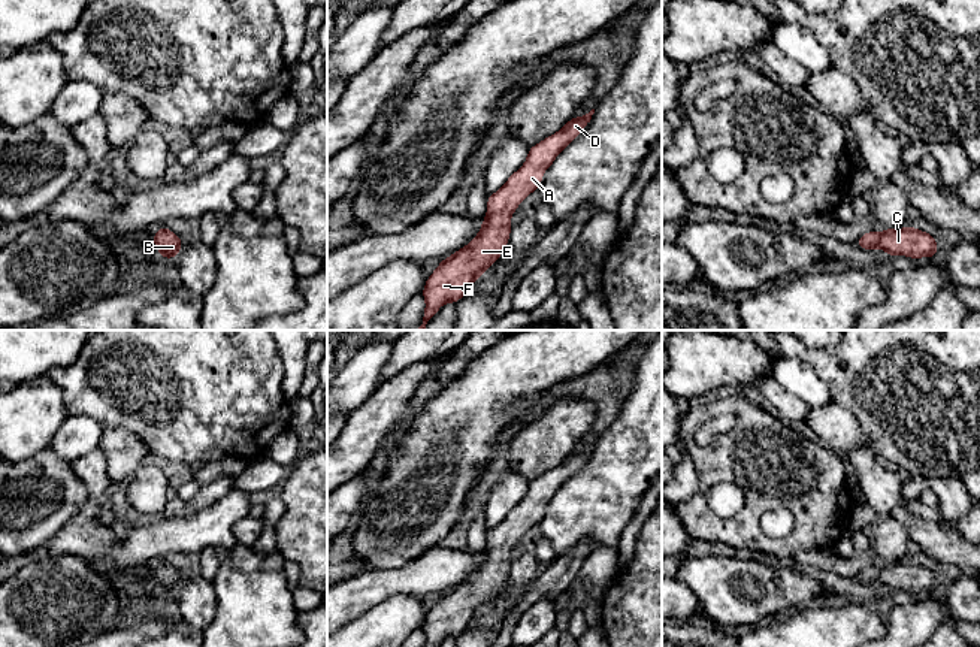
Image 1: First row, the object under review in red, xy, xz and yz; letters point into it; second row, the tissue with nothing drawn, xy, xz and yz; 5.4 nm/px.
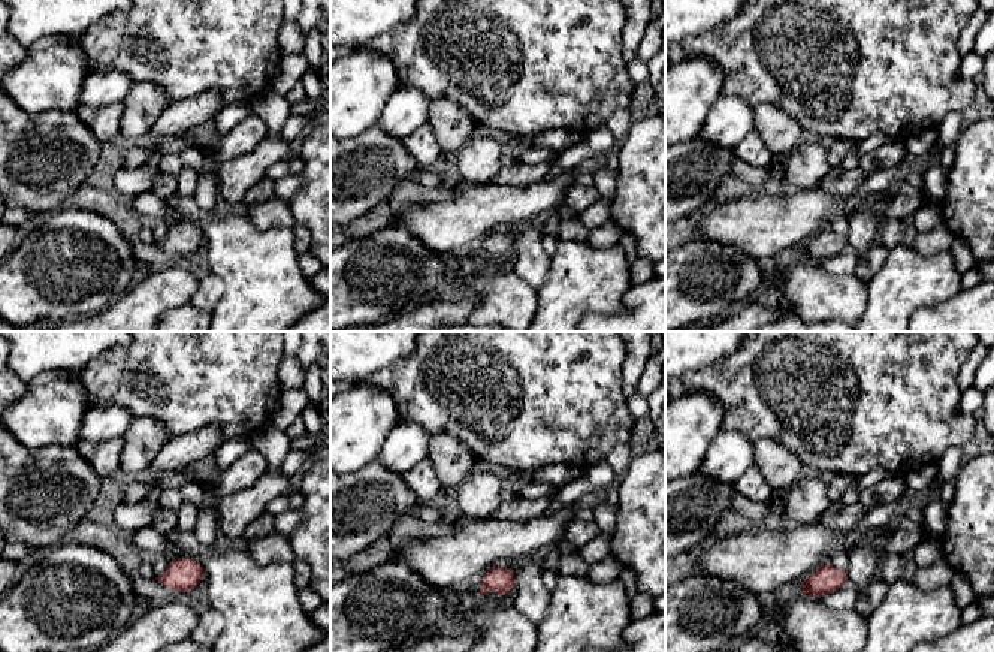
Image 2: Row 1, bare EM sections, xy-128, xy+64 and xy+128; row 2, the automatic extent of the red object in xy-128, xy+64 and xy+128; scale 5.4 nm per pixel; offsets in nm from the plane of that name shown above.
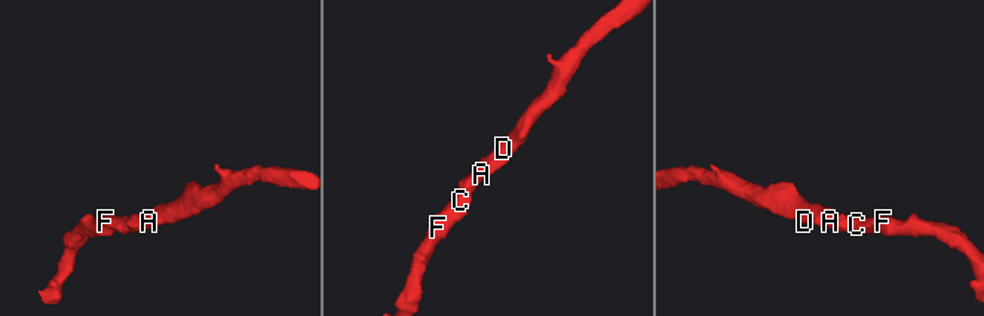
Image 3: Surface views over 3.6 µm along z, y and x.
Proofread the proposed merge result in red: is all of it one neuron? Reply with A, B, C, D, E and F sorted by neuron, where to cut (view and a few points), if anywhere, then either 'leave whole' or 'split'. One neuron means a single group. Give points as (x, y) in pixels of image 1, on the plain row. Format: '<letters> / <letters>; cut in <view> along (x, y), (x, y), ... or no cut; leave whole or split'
A B C D E F; no cut; leave whole

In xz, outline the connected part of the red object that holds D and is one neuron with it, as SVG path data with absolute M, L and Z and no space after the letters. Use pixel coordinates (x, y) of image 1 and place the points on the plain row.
M595 444L583 451L574 451L559 466L529 483L524 499L506 517L487 530L487 550L477 571L450 592L426 614L421 626L424 647L438 647L444 638L456 638L469 622L497 598L508 581L511 550L518 539L542 517L542 508L550 504L556 492L575 475L590 457Z

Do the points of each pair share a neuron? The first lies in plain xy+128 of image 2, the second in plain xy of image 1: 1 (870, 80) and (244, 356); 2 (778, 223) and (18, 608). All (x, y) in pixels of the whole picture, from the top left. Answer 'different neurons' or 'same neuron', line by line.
1: same neuron
2: different neurons

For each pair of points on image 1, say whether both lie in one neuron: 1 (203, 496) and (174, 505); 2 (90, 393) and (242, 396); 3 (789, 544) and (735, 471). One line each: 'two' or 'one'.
1: one
2: one
3: one

